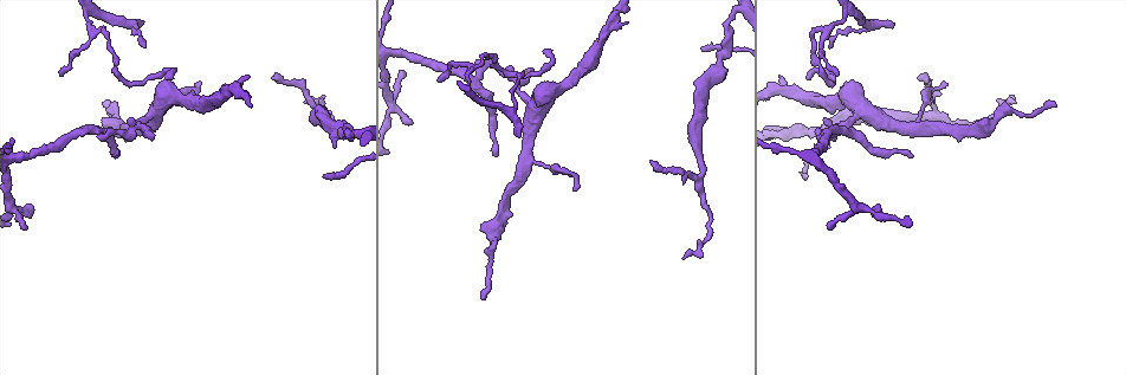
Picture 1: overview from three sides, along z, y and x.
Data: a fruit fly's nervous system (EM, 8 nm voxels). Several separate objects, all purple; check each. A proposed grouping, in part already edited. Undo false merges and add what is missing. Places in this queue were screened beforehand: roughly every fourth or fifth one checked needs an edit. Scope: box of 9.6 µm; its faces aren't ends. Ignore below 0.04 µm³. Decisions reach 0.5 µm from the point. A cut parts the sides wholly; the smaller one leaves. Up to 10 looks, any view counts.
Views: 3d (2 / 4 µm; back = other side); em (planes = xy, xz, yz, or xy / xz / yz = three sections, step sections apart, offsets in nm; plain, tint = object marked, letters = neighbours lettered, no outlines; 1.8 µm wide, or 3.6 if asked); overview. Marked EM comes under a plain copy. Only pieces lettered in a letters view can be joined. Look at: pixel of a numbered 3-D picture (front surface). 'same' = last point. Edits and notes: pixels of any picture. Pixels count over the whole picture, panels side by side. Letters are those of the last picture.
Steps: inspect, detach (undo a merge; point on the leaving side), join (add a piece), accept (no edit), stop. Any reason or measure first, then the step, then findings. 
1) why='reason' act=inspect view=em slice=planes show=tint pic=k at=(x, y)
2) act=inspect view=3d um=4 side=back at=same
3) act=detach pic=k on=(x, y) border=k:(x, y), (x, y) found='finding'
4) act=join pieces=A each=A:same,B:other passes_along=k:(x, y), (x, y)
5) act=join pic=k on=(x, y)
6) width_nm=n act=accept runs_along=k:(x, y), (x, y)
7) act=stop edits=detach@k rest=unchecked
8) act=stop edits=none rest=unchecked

why='branch stops here' act=inspect view=em slice=planes show=tint pic=1 at=(168, 77)

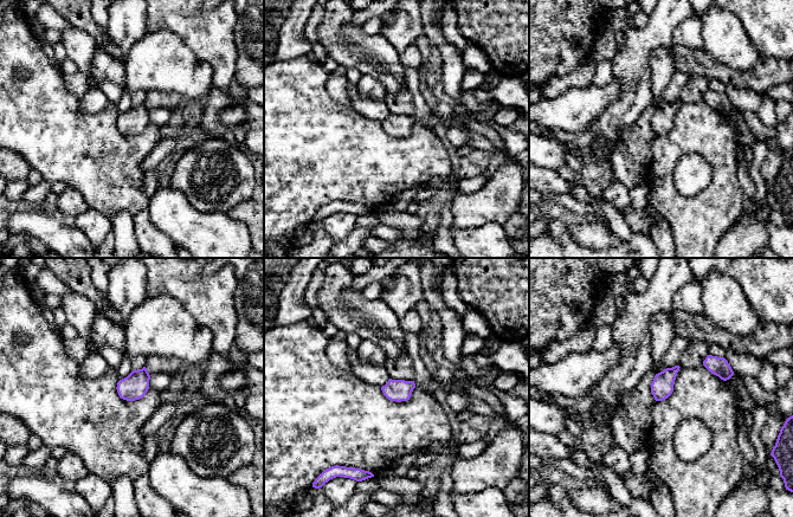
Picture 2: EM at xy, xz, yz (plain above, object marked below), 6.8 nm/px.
act=inspect view=em slice=planes show=letters at=same

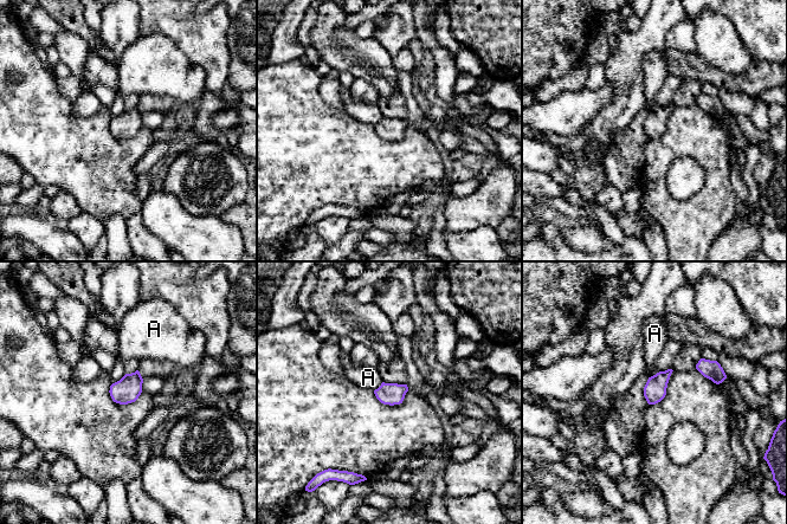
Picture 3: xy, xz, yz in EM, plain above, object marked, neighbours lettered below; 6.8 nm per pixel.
act=accept each=A:other border=3:(126, 374), (113, 383) found='no lettered piece goes on from it'

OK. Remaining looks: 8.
why='free end' act=inspect view=3d um=4 pic=1 at=(891, 27)

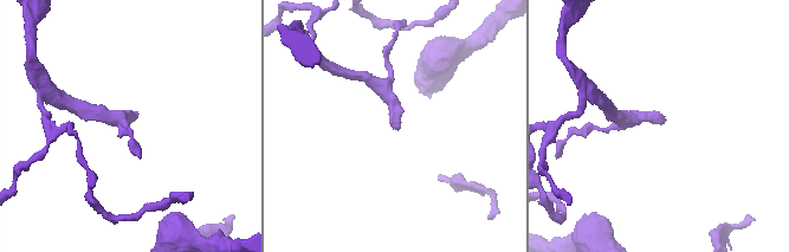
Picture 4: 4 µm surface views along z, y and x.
act=inspect view=em slice=yz step=8 show=tint pic=4 at=(132, 120)

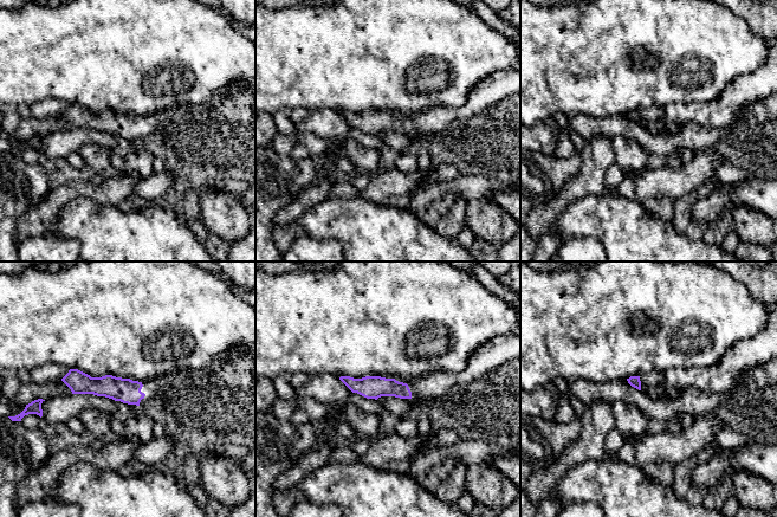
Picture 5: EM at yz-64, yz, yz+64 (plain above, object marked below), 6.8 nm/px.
act=inspect view=em slice=planes show=letters at=same

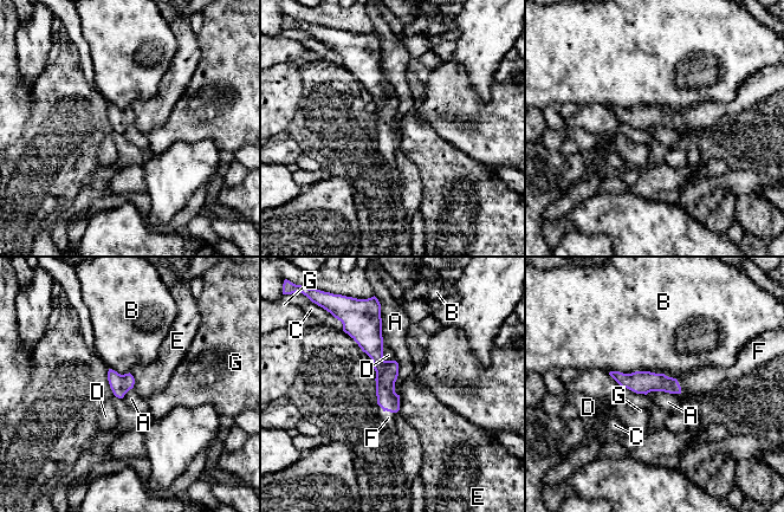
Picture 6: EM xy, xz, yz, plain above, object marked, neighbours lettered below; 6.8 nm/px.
width_nm=140 longest_contact=B:440nm act=join pieces=F each=A:other,B:other,C:other,D:other,E:other,F:same,G:other found='it goes on there'

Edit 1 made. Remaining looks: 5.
why='thin end' act=inspect view=em slice=planes show=letters pic=1 at=(651, 161)

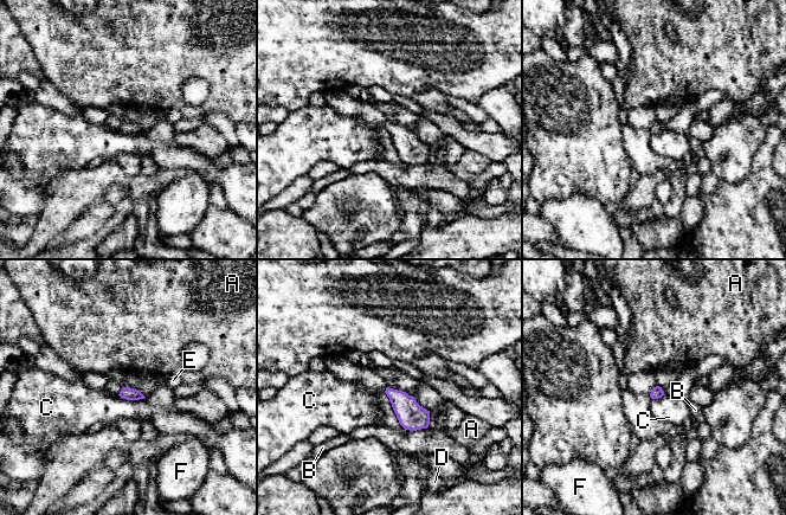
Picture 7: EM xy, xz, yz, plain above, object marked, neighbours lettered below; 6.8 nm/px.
width_nm=80 act=accept each=A:other,B:other,C:other,D:other,E:other,F:other found='none of them fits'

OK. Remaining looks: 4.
why='end of a long branch' act=inspect view=3d um=4 pic=1 at=(107, 106)

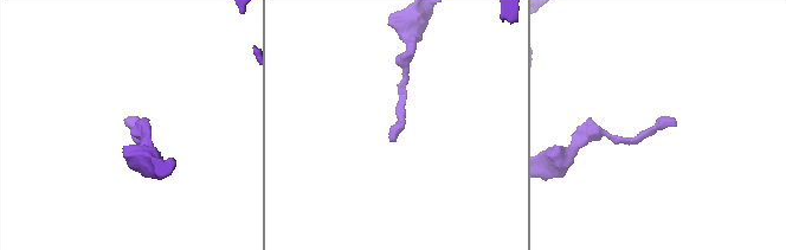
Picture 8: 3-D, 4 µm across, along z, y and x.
why='shape alone is not enough' act=inspect view=em slice=xz step=16 show=tint pic=8 at=(674, 126)

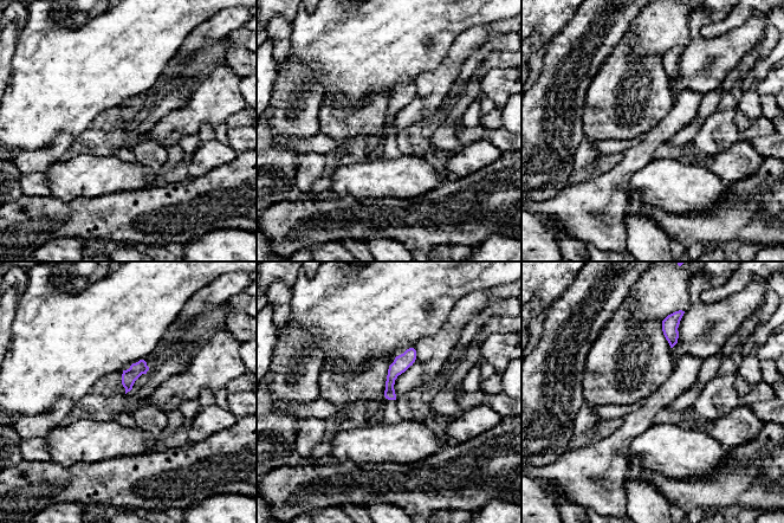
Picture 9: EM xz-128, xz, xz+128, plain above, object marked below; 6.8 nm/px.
act=inspect view=em slice=planes show=letters at=same

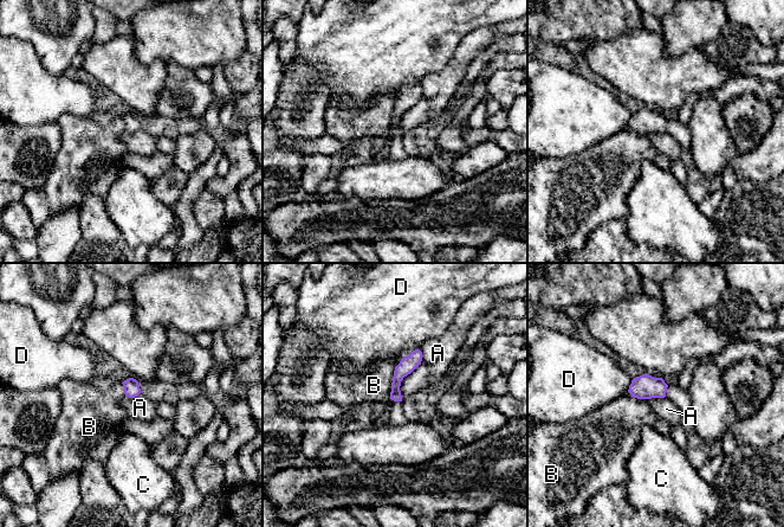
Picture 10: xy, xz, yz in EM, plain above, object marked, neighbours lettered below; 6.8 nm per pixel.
width_nm=90 act=accept each=A:other,B:other,C:other,D:other found='none of them fits'

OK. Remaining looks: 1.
act=stop edits=join@6 rest=unchecked

